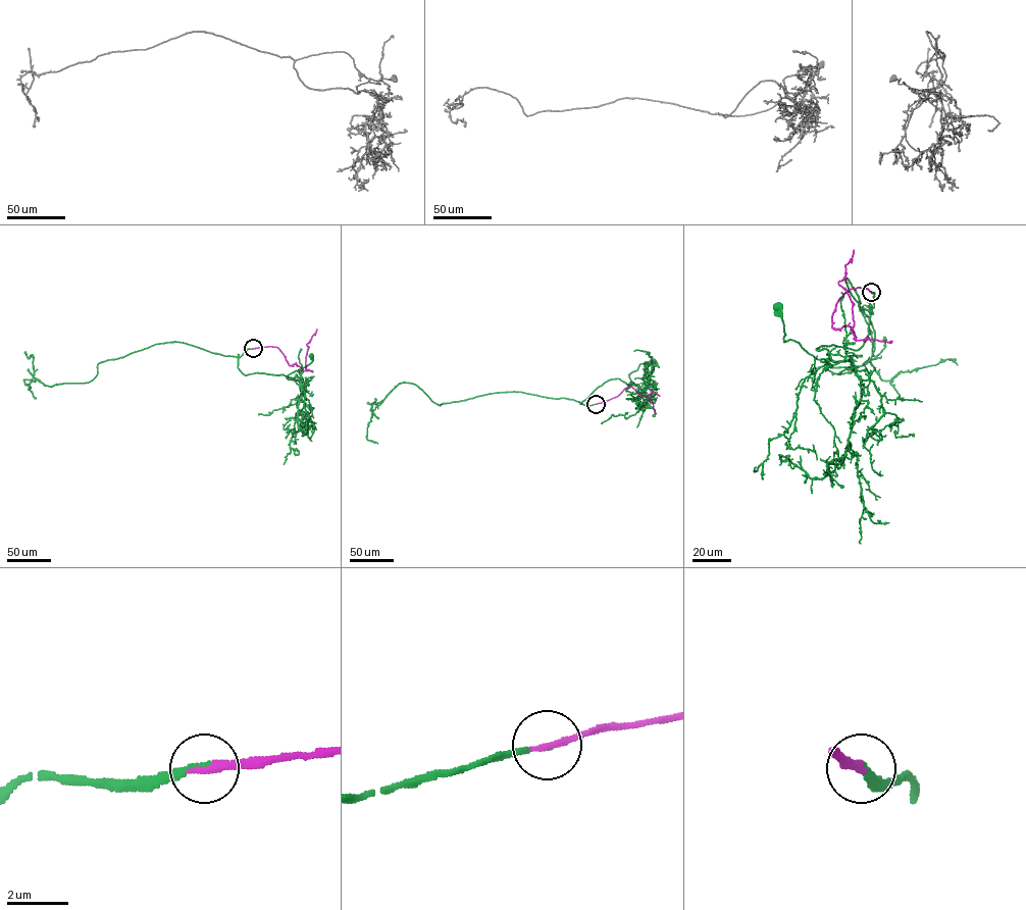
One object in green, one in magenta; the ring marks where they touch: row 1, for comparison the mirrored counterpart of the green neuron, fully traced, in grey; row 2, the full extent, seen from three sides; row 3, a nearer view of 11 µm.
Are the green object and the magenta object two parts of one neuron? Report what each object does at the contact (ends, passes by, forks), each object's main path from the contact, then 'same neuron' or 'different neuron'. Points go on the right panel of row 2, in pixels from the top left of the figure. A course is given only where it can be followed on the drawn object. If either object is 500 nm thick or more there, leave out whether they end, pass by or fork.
green ends; magenta ends; course green (871, 292), (864, 344), (816, 350), (826, 349), (831, 359), (784, 341), (776, 307); course magenta (871, 292), (850, 289), (838, 299), (832, 326), (851, 326), (856, 340), (853, 303), (838, 283), (854, 249); same neuron

